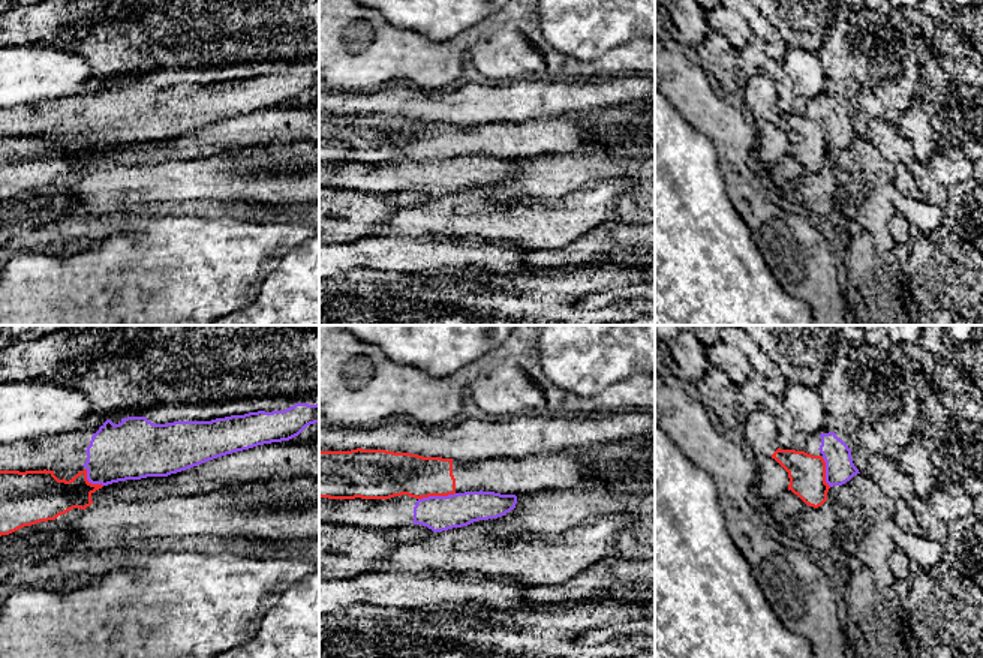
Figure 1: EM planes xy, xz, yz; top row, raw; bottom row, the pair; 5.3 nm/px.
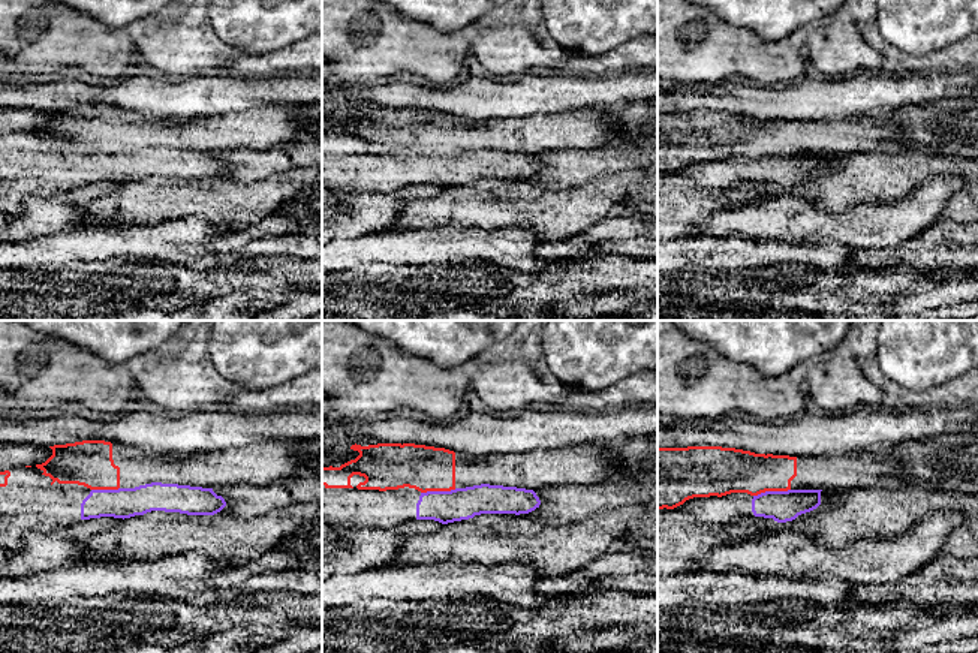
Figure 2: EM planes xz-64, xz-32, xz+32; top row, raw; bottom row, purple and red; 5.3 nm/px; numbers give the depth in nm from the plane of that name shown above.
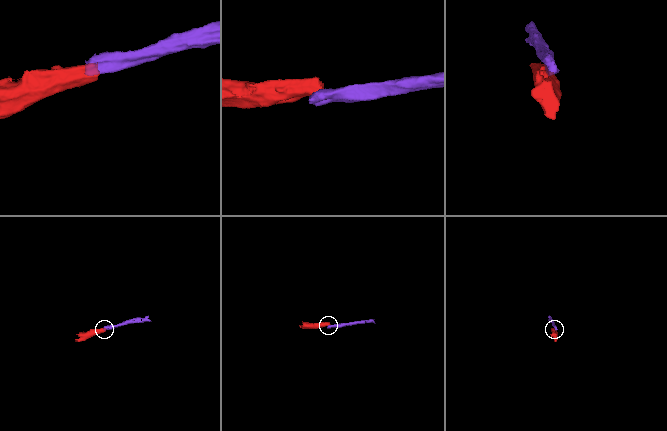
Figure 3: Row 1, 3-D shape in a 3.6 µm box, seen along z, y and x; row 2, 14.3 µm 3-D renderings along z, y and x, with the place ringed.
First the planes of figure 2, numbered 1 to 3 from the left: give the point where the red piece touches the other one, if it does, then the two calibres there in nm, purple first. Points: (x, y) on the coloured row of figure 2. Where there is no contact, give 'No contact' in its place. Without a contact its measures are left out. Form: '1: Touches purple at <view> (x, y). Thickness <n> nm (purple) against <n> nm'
1: Touches purple at xz-64 (105, 490). Thickness 160 nm (purple) against 240 nm
2: Touches purple at xz-32 (438, 491). Thickness 180 nm (purple) against 240 nm
3: Touches purple at xz+32 (772, 491). Thickness 170 nm (purple) against 240 nm

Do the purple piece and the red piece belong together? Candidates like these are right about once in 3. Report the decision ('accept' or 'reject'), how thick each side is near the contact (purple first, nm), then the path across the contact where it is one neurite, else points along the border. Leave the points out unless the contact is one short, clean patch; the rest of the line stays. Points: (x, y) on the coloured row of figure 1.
reject | 190/240 nm | along xz (454, 492), (418, 499)

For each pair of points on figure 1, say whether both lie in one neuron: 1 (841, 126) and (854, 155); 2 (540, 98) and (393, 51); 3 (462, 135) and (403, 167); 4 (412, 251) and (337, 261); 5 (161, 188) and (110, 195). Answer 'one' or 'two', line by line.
1: two
2: two
3: two
4: one
5: one

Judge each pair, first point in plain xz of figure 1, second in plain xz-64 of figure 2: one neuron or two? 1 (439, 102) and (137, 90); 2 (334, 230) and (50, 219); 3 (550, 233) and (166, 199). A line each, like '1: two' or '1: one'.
1: one
2: one
3: one

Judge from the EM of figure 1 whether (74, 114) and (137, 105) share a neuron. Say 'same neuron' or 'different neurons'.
same neuron

